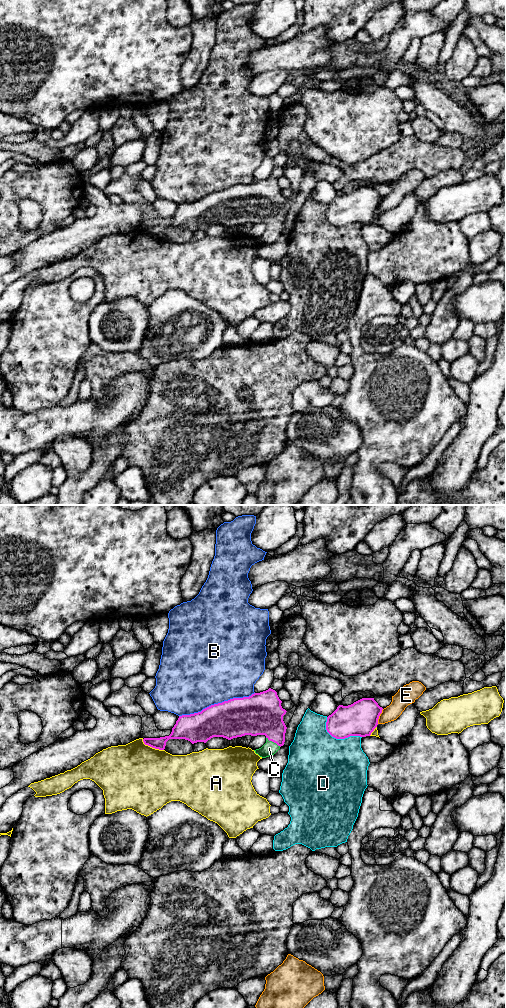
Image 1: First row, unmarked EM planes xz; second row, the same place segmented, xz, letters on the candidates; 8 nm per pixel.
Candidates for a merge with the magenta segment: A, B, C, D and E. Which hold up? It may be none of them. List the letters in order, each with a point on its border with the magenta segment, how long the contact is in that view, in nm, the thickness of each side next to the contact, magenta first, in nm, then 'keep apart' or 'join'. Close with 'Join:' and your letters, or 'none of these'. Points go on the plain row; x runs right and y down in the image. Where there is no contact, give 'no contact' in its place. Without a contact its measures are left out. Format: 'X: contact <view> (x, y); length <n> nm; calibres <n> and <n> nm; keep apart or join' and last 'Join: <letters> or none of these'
A: contact xz (152, 235); length 200 nm; calibres 110 and 500 nm; keep apart
B: contact xz (216, 192); length 650 nm; calibres 320 and 480 nm; keep apart
C: contact xz (273, 229); length 140 nm; calibres 340 and 110 nm; join
D: contact xz (337, 226); length 340 nm; calibres 280 and 500 nm; keep apart
E: contact xz (379, 203); length 130 nm; calibres 280 and 140 nm; keep apart
Join: C

